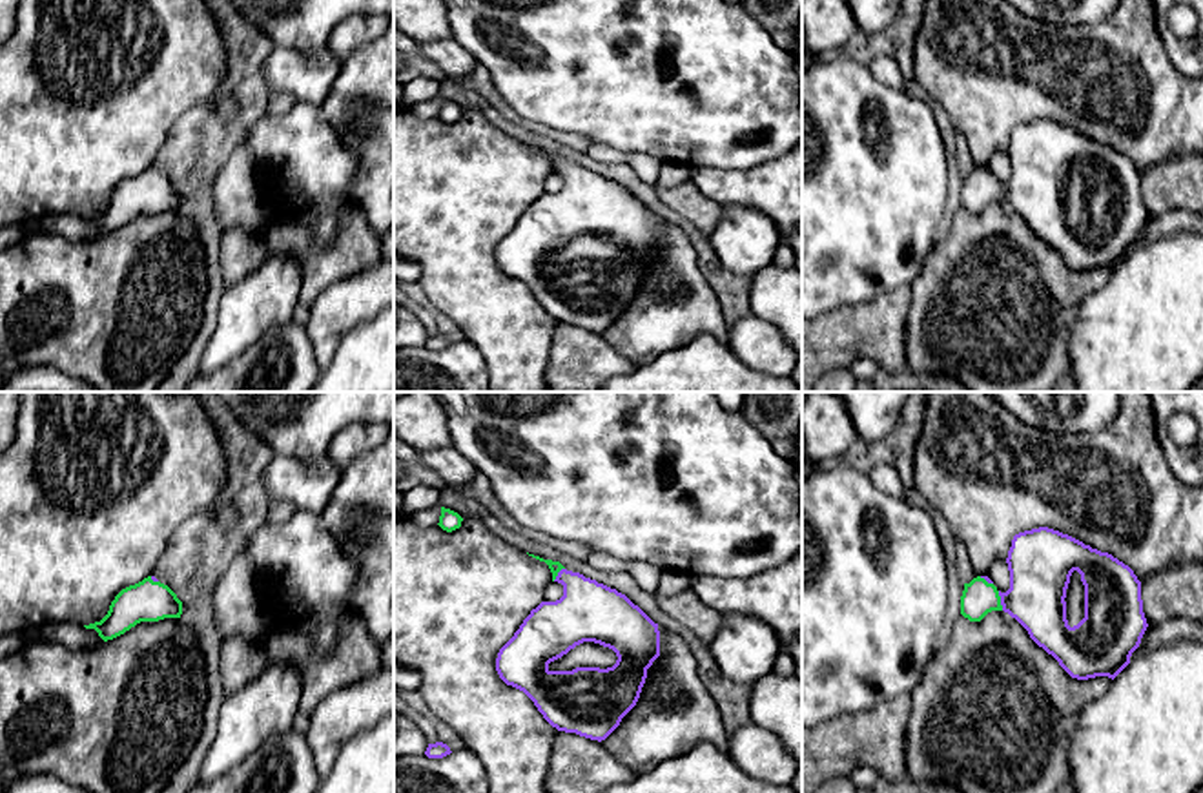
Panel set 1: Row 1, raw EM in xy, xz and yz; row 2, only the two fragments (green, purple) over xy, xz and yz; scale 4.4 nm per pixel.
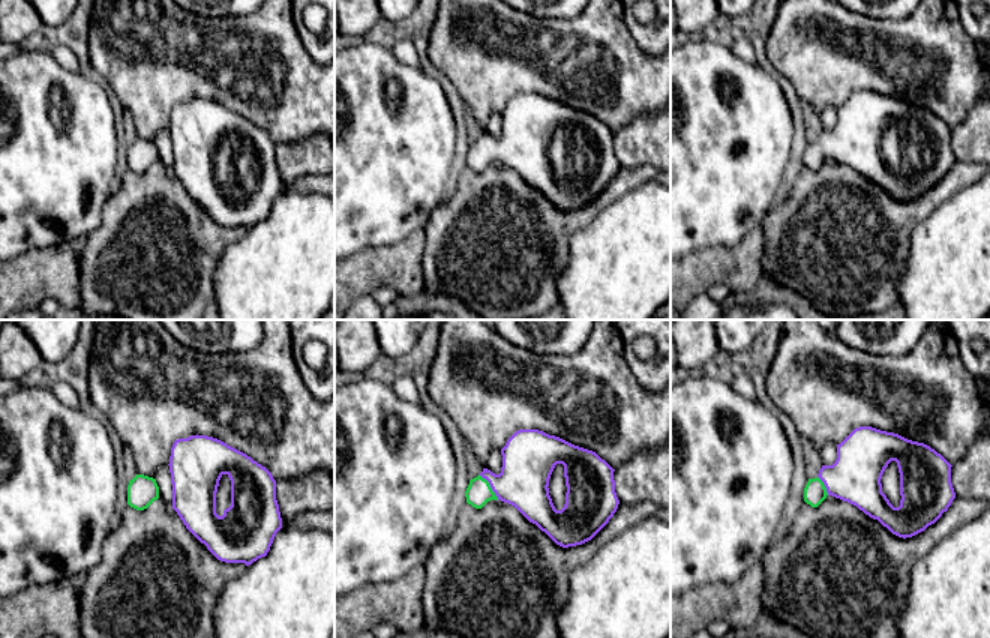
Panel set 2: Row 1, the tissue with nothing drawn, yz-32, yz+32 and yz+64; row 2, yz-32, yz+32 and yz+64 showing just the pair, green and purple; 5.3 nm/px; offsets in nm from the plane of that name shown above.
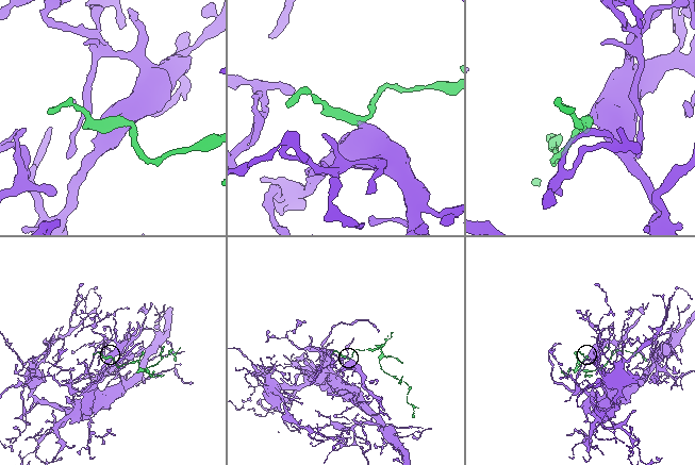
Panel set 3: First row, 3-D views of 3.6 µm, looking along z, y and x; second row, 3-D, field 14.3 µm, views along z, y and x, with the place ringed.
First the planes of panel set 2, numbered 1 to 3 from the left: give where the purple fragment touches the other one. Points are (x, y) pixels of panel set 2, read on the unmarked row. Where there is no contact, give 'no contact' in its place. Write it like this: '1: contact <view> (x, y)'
1: no contact
2: contact yz+32 (489, 150)
3: contact yz+64 (824, 149)

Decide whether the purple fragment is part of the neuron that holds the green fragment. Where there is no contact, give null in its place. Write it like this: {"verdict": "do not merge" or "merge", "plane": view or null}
{"verdict": "merge", "plane": "yz"}

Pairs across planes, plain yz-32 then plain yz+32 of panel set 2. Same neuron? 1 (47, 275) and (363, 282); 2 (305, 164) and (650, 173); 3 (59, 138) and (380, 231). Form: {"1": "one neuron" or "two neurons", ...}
{"1": "one neuron", "2": "two neurons", "3": "one neuron"}

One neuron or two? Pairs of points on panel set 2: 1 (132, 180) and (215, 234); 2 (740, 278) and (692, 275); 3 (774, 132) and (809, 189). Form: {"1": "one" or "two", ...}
{"1": "one", "2": "one", "3": "two"}

